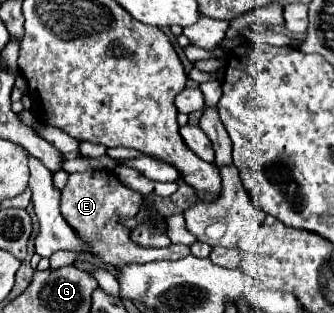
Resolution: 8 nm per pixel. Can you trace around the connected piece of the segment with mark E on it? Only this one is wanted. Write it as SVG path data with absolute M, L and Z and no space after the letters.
M85 171L71 173L61 197L61 215L65 221L87 241L87 251L101 257L105 263L117 267L123 263L147 263L157 259L183 259L191 251L187 245L171 245L165 249L147 249L139 247L129 239L129 231L119 223L119 219L133 217L143 205L143 195L129 189L119 181L113 171Z

